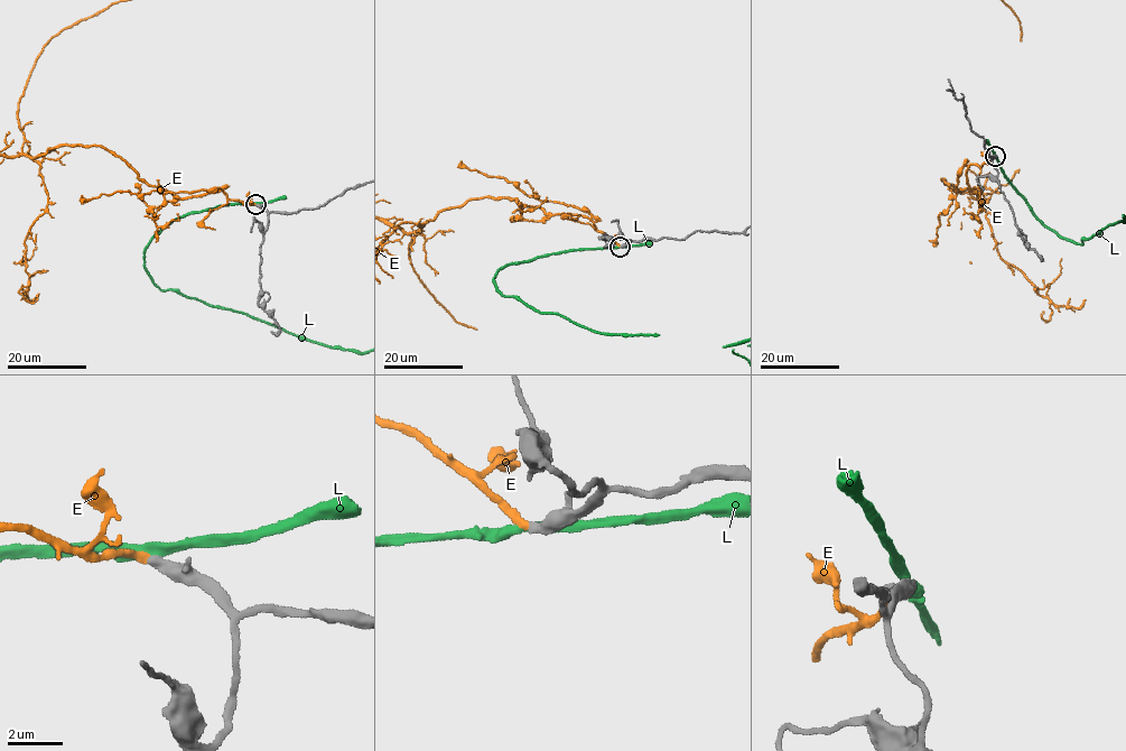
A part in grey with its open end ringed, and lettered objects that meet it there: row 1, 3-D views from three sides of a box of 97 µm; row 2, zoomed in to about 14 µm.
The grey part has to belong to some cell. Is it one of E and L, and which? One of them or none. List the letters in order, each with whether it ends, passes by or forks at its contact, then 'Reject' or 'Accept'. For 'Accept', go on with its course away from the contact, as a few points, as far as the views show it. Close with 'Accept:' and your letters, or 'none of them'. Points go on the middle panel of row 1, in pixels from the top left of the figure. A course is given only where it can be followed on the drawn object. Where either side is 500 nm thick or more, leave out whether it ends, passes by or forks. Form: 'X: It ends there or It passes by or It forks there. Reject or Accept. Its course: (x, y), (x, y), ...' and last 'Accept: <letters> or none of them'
E: It ends there. Accept
L: It passes by. Reject
Accept: E

